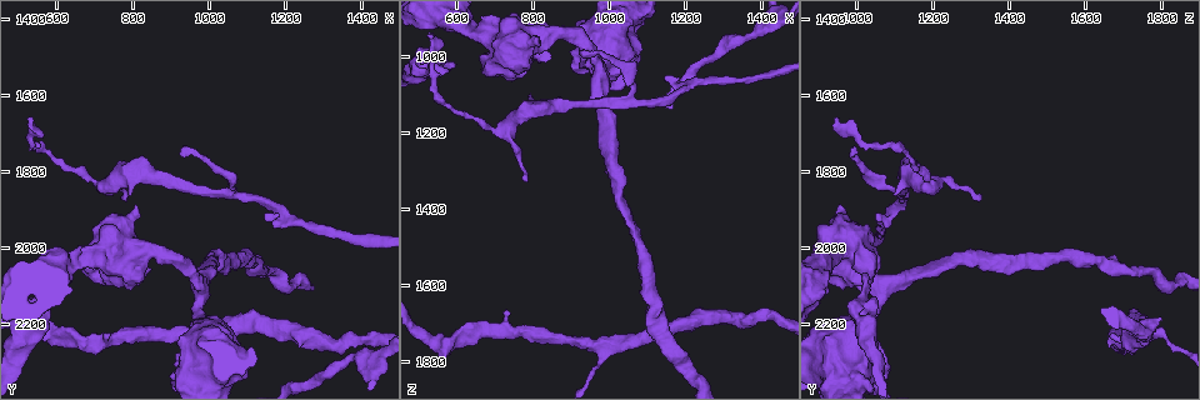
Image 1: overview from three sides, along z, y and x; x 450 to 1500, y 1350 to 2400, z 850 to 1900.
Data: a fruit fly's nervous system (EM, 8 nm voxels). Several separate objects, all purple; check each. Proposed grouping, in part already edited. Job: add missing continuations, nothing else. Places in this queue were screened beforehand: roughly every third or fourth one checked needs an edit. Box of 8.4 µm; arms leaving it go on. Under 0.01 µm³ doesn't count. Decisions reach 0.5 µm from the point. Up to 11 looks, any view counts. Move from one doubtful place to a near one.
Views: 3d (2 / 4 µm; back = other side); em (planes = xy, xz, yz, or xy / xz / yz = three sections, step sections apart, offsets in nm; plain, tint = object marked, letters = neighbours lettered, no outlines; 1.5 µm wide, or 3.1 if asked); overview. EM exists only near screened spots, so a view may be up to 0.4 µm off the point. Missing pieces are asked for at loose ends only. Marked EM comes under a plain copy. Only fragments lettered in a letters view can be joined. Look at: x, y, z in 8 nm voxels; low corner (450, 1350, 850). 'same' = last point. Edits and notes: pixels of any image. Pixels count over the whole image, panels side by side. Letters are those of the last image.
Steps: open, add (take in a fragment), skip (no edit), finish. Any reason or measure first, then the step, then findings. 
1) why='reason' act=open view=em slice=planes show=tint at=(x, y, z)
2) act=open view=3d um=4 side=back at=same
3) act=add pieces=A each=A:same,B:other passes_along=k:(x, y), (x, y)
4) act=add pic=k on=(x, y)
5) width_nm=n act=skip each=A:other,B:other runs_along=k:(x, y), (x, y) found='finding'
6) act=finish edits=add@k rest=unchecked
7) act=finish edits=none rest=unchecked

why='free end' act=open view=em slice=planes show=letters at=(585, 2065, 1025)

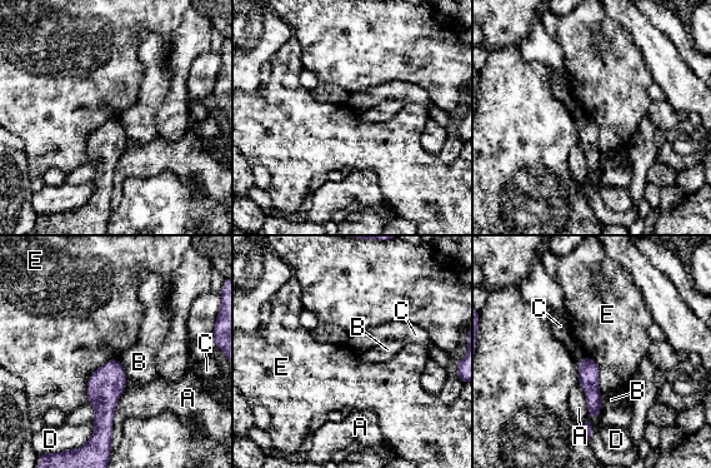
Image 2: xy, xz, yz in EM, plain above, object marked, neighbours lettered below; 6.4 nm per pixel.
act=skip each=A:other,B:other,C:other,D:other,E:other border=2:(118, 358), (90, 376), (85, 401) found='none of them fits'

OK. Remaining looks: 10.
act=open view=em slice=planes show=letters at=(525, 1660, 945)

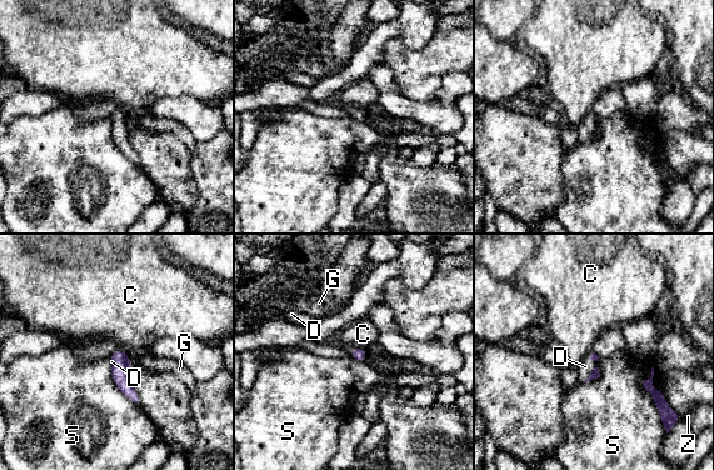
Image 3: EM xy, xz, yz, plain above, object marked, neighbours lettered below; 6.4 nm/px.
act=add pieces=D each=C:other,D:same,G:other,S:other,Z:other passes_along=3:(594, 374), (590, 374), (585, 366) found='the cell continues'

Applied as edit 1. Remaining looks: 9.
why='redraw' act=open view=overview

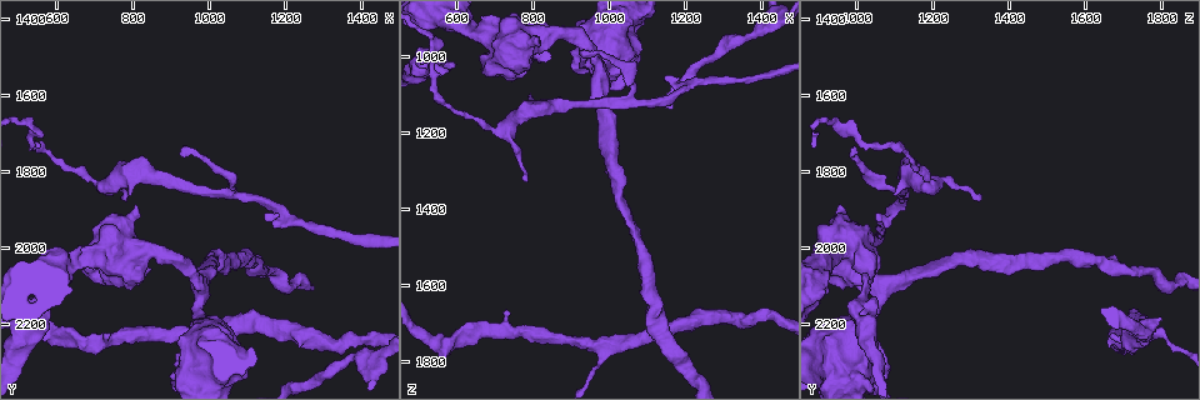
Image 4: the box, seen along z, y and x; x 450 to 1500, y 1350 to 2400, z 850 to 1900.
why='branch stops here' act=open view=3d um=4 at=(810, 1880, 960)

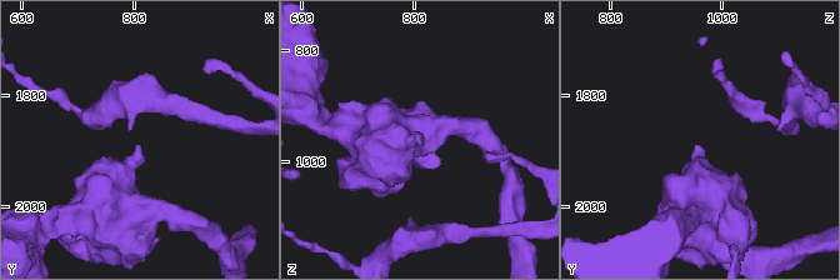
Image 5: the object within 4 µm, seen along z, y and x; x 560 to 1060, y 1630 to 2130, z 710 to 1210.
why='need the tissue' act=open view=em slice=planes show=letters at=(810, 1890, 955)

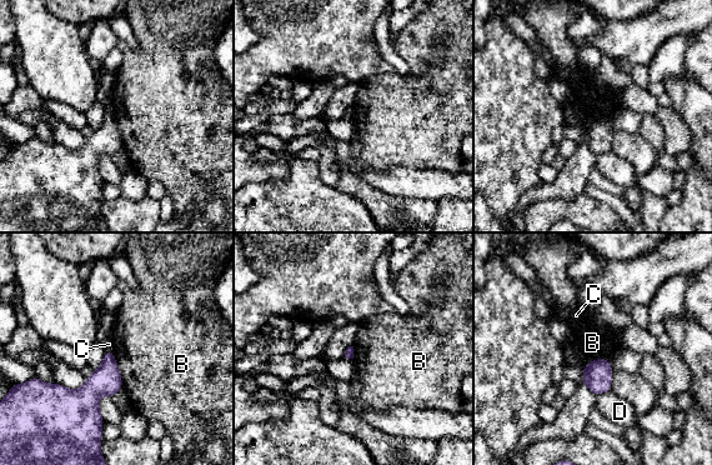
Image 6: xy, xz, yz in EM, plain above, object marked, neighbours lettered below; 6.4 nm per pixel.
act=skip each=B:other,C:other,D:other found='no lettered fragment goes on from it'

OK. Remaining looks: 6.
why='an open end' act=open view=em slice=planes show=letters at=(775, 1860, 1325)

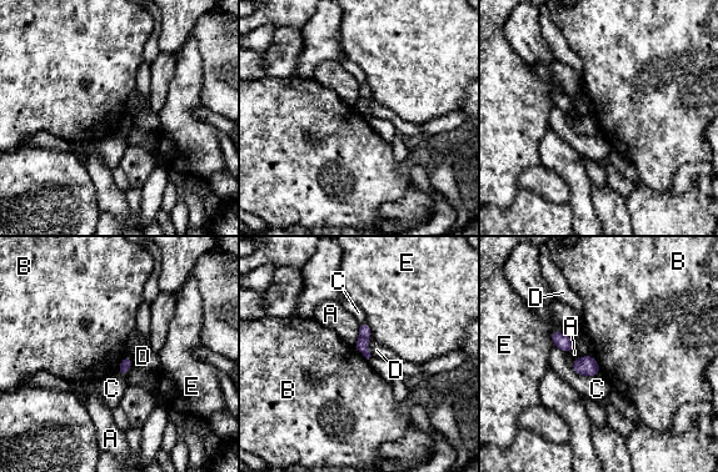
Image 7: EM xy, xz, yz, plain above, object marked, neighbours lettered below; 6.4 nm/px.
width_nm=80 longest_contact=C:200nm act=skip each=A:other,B:other,C:other,D:other,E:other found='none of them fits'

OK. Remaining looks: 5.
act=finish edits=add@3 rest=unchecked

